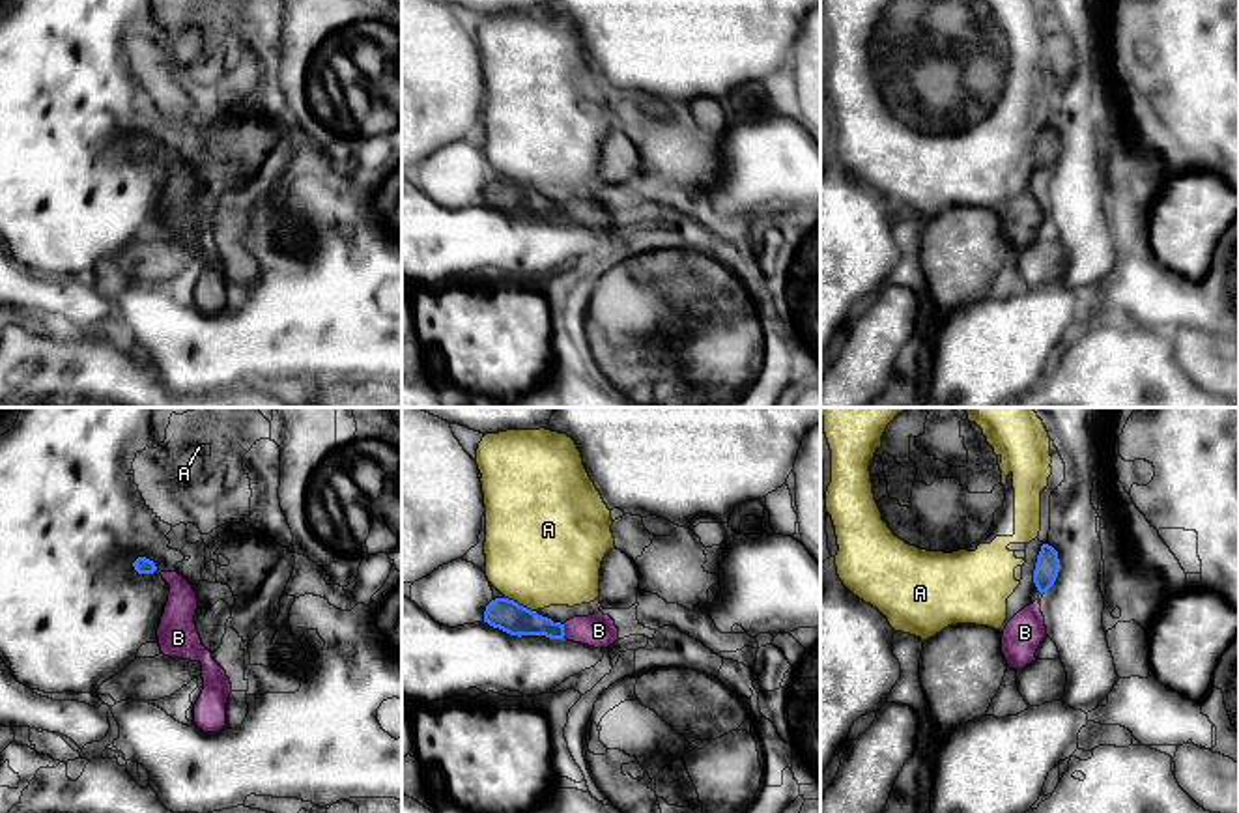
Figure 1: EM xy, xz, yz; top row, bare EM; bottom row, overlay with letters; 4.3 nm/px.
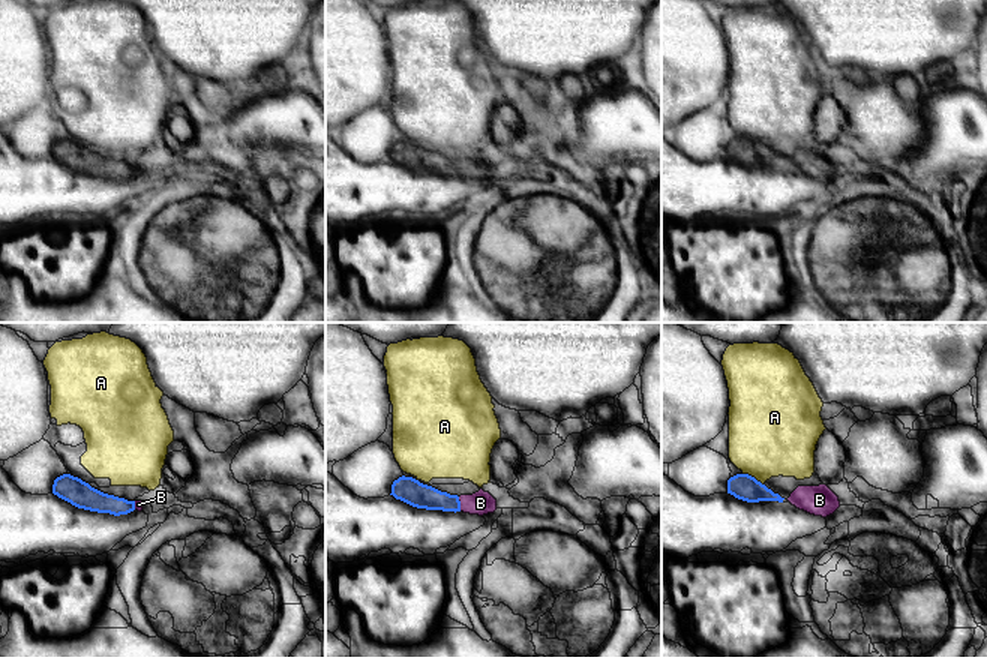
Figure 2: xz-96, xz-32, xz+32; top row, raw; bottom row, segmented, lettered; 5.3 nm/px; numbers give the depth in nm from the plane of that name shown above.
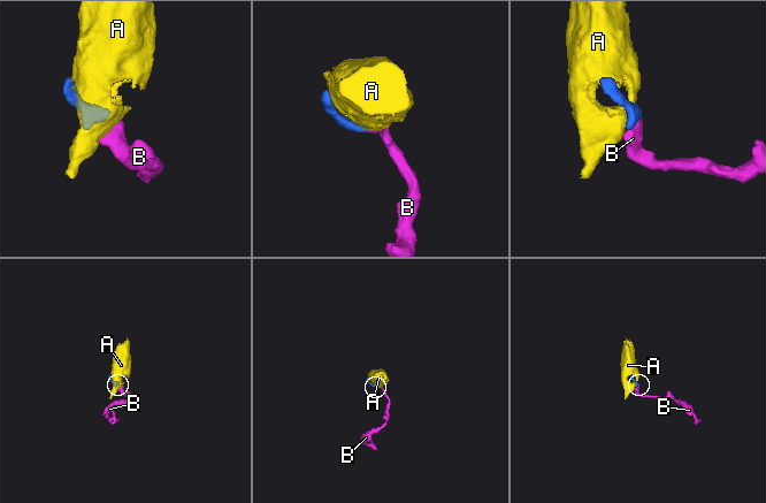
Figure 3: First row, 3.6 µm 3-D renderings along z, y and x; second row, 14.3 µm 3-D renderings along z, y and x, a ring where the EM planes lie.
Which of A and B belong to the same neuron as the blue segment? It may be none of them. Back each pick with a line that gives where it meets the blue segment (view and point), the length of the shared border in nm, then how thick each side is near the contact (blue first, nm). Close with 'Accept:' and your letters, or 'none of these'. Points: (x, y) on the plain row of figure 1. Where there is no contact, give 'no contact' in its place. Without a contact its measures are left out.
B: contact xz (563, 212); length 60 nm; calibres 140 and 150 nm
Accept: B

